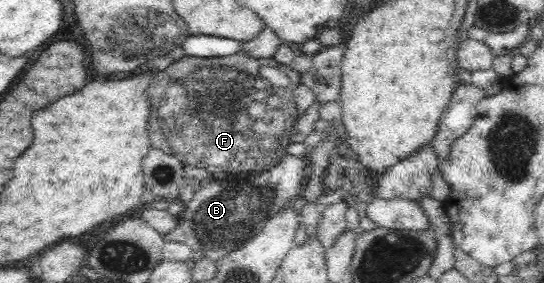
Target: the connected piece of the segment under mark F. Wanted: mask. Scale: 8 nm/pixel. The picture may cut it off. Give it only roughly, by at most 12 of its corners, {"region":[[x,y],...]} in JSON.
{"region":[[245,51],[153,76],[185,183],[281,162],[300,73]]}

